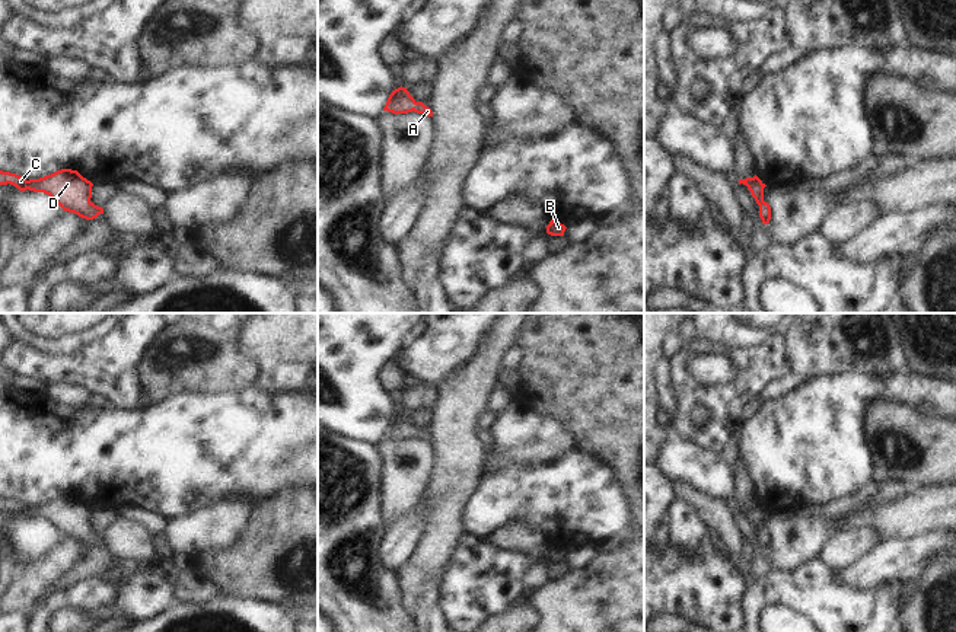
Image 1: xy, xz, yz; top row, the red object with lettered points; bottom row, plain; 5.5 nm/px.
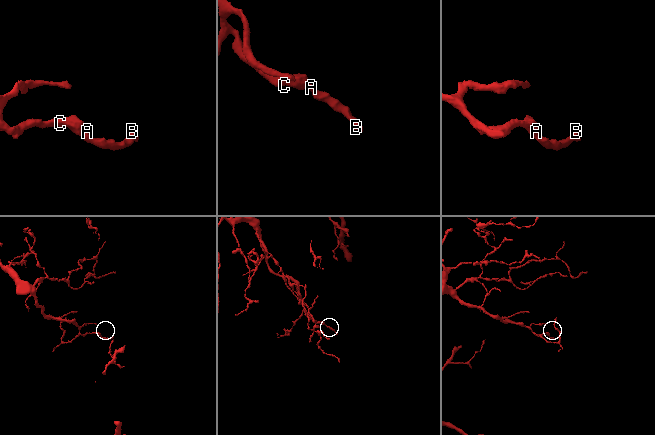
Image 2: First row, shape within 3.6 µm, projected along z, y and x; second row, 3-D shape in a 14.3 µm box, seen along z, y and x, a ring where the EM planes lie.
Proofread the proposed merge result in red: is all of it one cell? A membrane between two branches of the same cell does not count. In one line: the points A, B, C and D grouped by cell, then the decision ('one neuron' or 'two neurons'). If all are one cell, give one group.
A B C D | one neuron

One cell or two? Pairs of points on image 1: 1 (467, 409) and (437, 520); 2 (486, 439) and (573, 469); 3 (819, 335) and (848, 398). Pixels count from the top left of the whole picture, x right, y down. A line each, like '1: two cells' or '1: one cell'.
1: one cell
2: two cells
3: two cells

